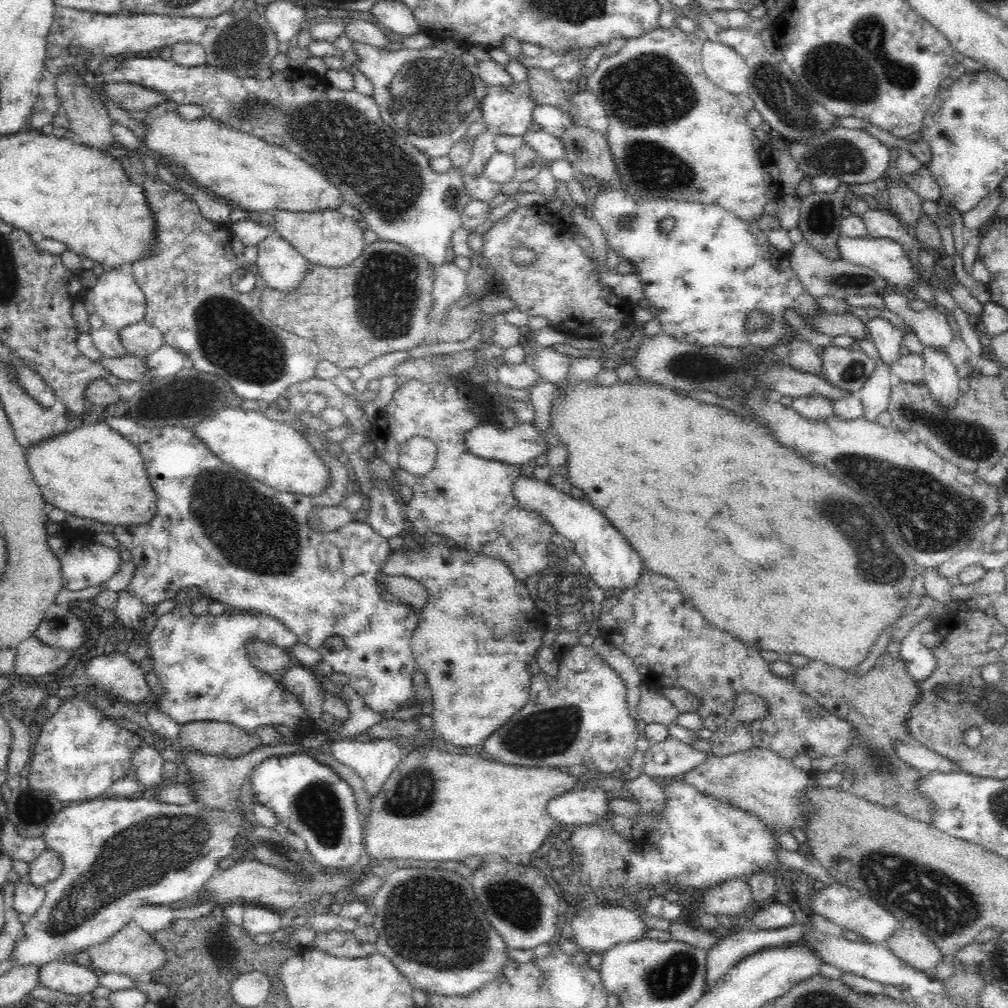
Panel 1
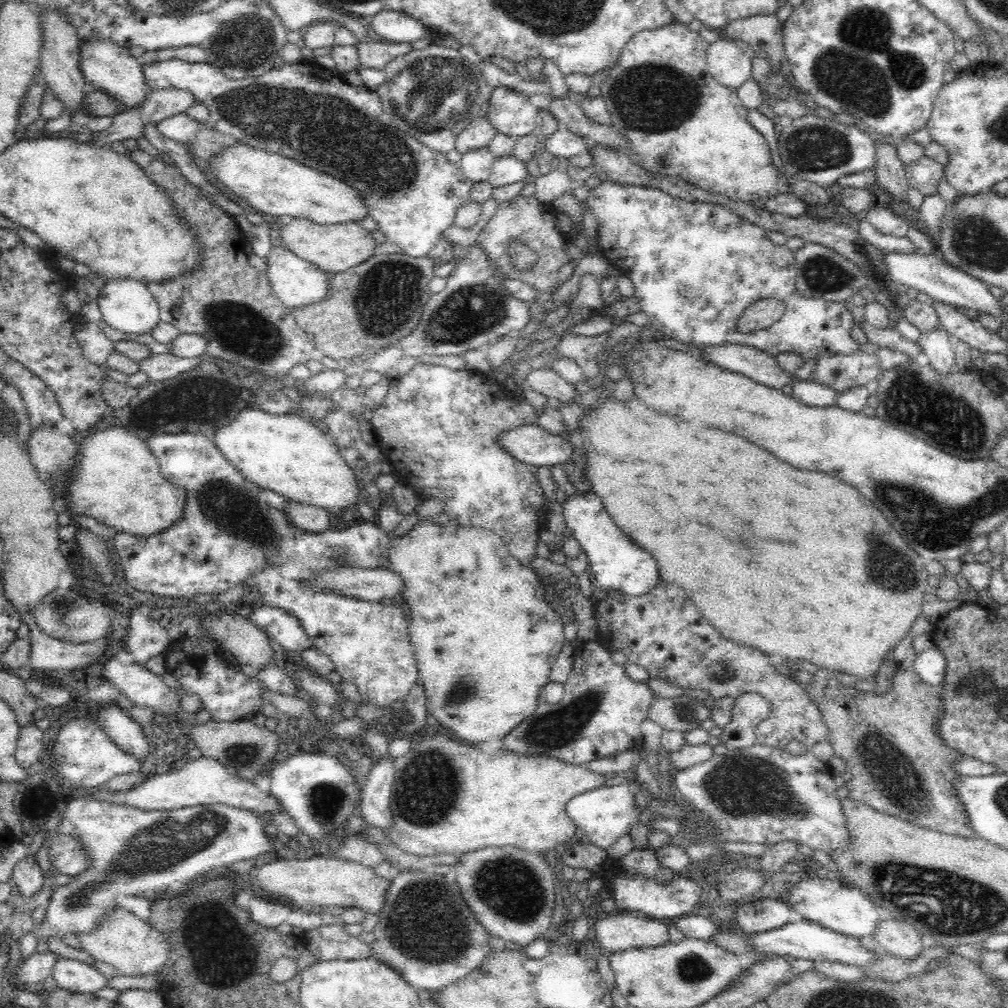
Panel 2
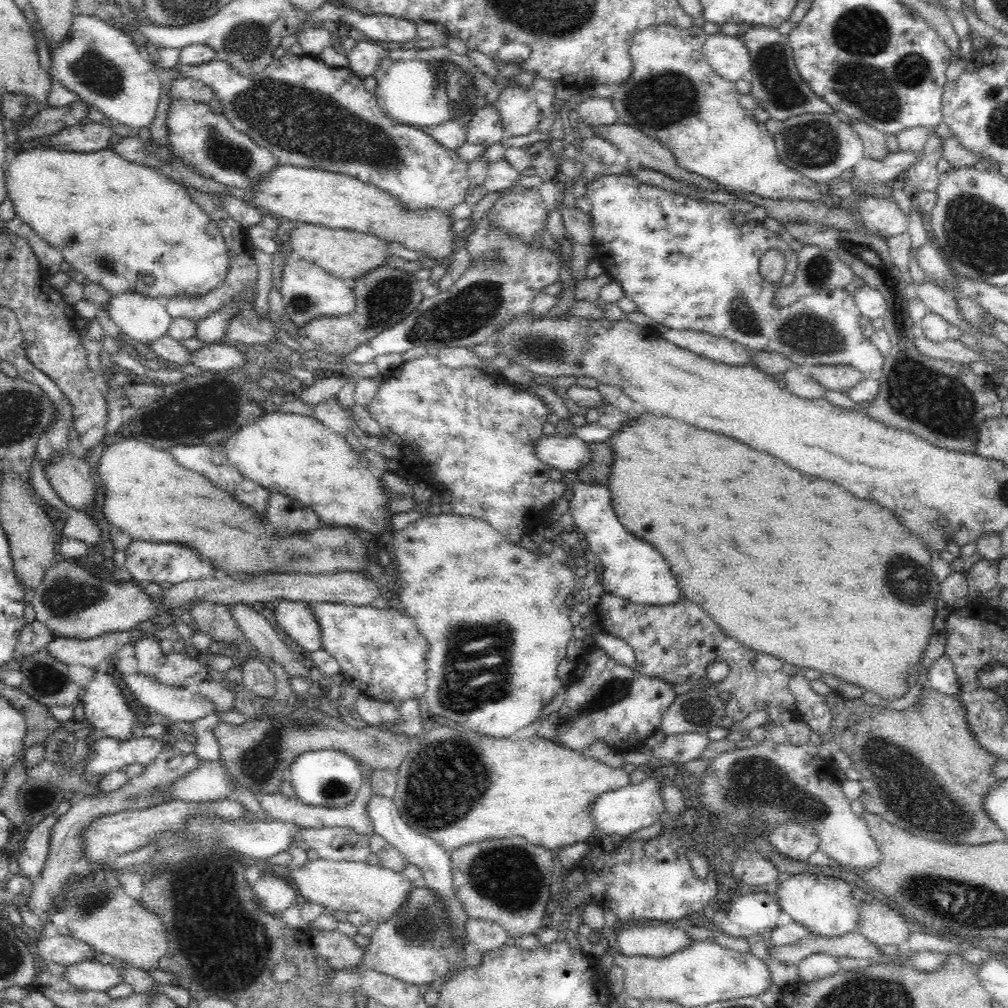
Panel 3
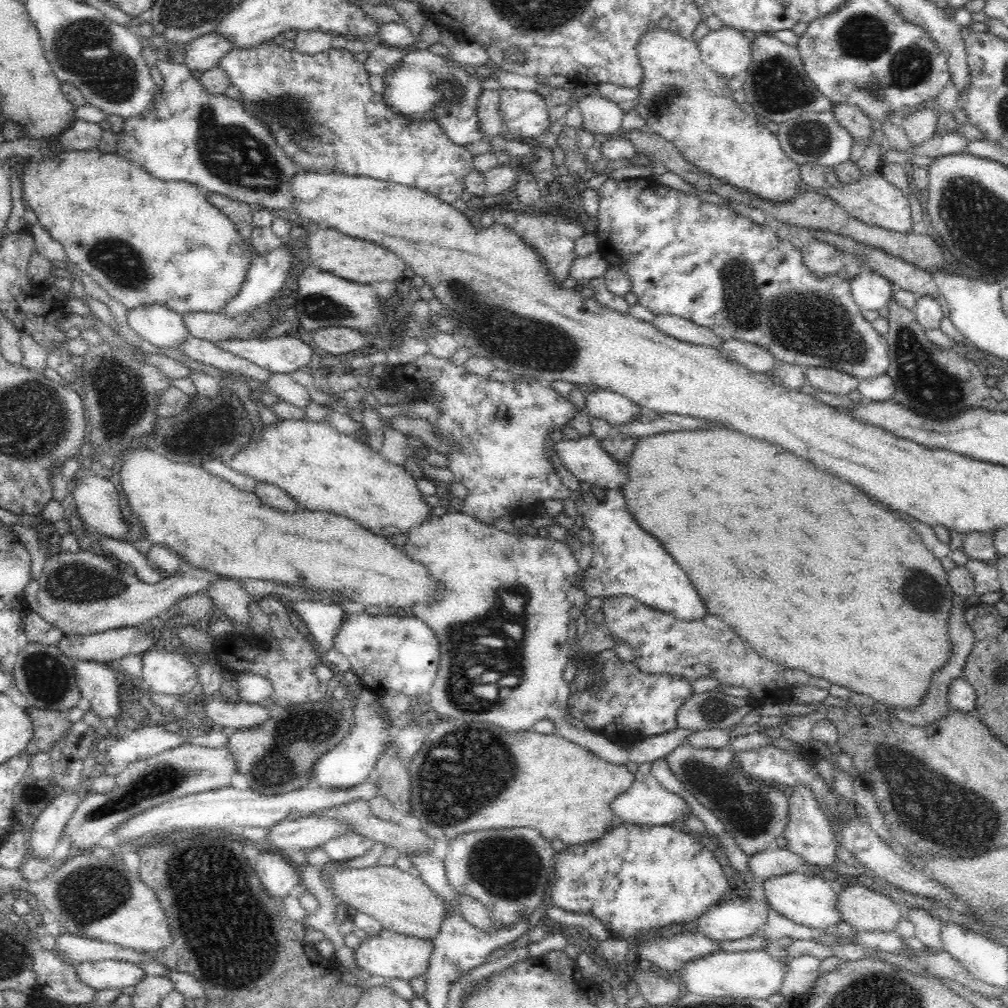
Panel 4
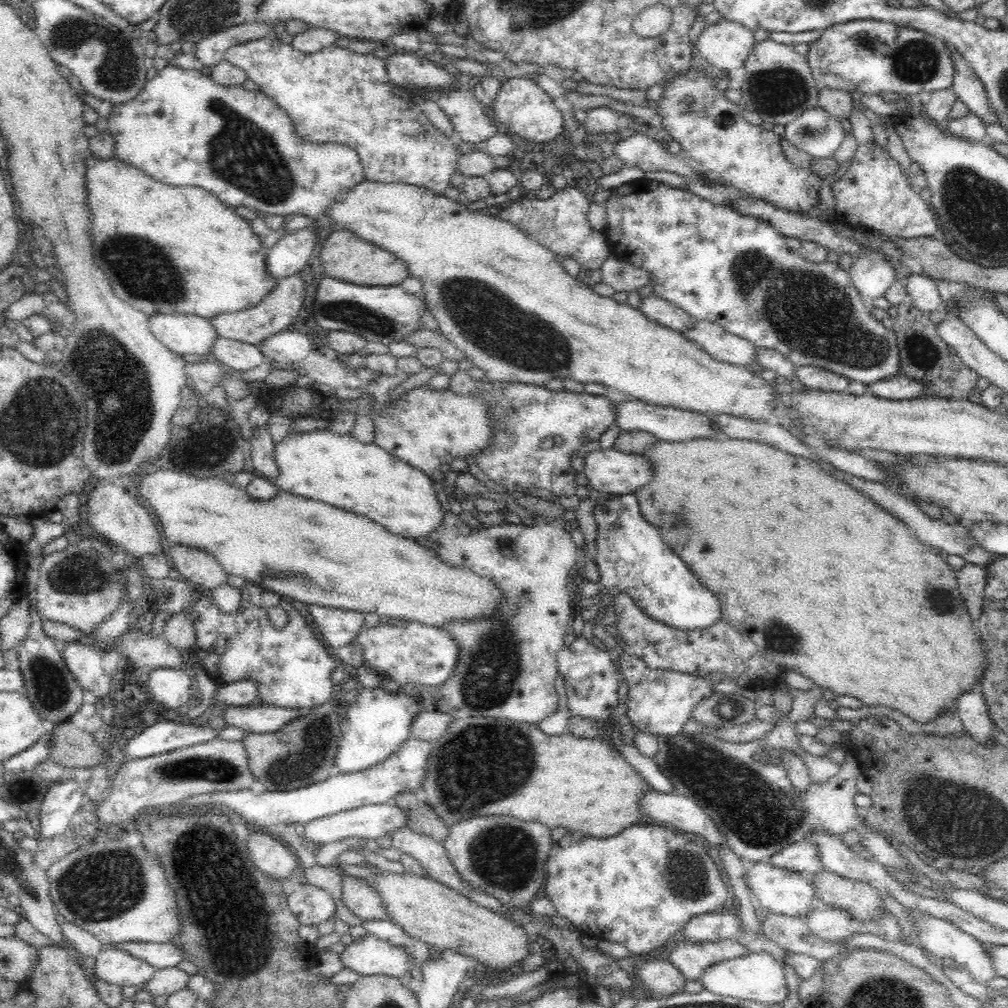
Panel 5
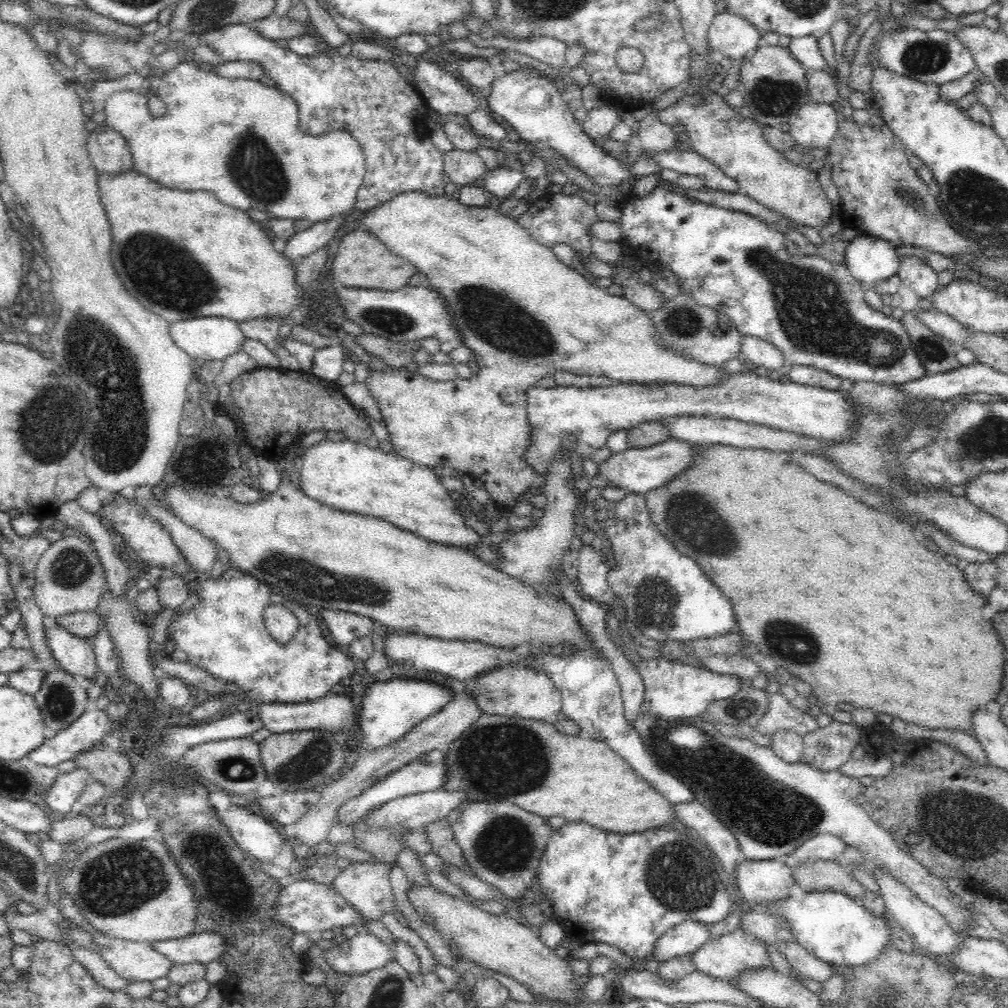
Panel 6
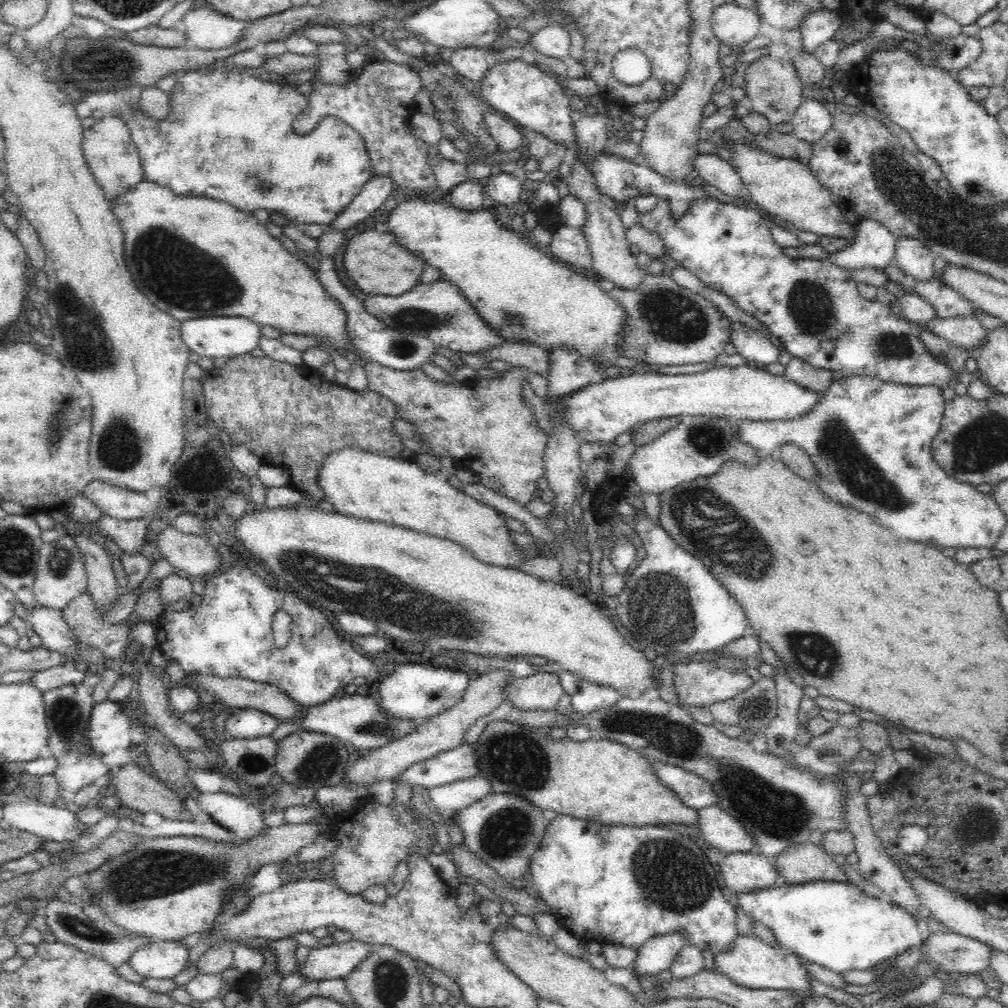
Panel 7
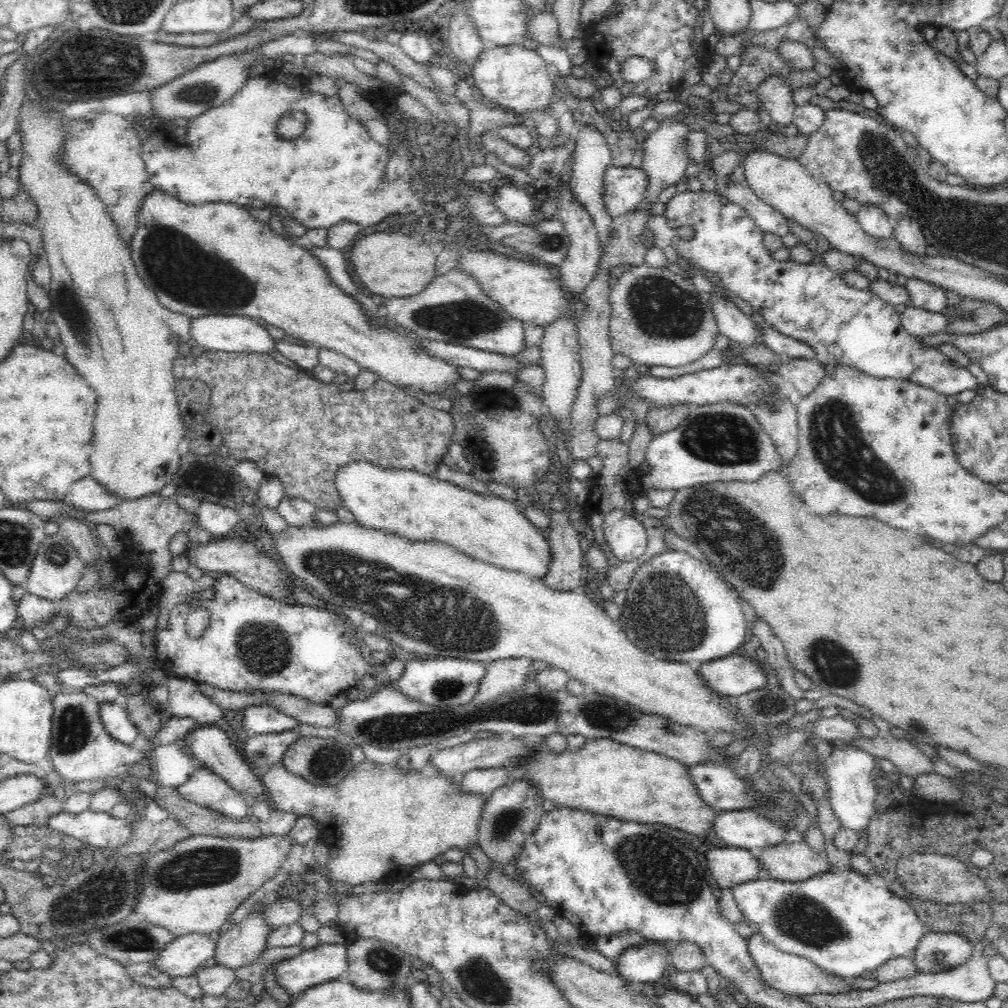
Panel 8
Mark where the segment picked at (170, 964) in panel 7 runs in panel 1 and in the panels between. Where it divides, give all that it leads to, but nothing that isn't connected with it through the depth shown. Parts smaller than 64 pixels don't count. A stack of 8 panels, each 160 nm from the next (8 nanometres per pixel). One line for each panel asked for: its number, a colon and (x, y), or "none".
1: (70, 977)
2: (72, 975)
3: (87, 975)
4: (107, 974)
5: (116, 967)
6: (134, 961)

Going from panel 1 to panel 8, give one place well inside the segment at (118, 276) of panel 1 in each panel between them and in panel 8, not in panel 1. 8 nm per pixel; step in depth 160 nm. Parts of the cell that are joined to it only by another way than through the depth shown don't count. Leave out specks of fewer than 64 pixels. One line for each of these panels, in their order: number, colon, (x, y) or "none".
2: (126, 304)
3: (142, 318)
4: (161, 326)
5: (182, 333)
6: (211, 338)
7: (213, 336)
8: (233, 334)

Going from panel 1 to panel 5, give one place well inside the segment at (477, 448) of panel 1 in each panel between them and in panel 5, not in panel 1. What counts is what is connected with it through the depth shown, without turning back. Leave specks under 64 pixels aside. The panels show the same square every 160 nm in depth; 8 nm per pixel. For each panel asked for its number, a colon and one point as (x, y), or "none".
2: (530, 444)
3: (567, 454)
4: (584, 458)
5: (609, 471)

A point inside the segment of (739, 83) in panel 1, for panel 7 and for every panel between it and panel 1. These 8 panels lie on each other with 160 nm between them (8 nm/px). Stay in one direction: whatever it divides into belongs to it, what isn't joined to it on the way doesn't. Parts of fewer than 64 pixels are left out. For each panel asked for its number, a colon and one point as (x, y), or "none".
2: (728, 65)
3: (728, 57)
4: (726, 51)
5: (726, 45)
6: (729, 34)
7: (734, 26)

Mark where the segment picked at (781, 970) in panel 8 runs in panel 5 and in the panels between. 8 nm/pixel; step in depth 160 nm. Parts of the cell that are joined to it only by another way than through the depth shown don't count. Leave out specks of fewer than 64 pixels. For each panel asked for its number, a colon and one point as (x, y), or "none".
5: (692, 959)
6: (723, 958)
7: (749, 962)

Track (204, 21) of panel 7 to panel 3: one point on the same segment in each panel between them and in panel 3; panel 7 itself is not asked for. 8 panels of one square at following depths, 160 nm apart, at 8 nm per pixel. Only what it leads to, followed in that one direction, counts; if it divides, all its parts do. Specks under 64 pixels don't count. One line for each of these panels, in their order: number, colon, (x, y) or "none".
3: (308, 114)
4: (320, 109)
5: (334, 95)
6: (369, 99)

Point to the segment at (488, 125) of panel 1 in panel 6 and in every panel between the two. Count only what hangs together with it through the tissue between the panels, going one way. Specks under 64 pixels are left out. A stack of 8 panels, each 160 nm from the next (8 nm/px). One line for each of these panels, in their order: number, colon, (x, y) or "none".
2: (511, 112)
3: (516, 105)
4: (524, 115)
5: (526, 110)
6: (531, 104)

